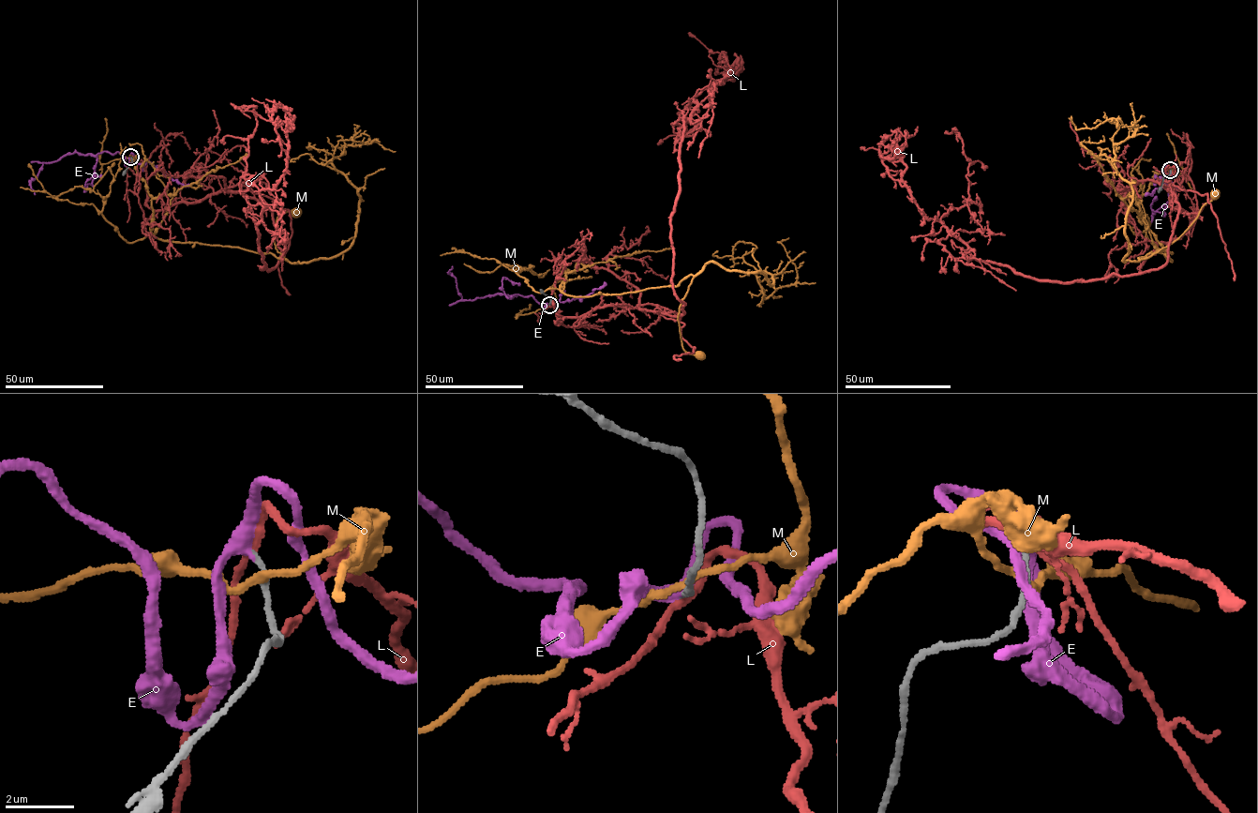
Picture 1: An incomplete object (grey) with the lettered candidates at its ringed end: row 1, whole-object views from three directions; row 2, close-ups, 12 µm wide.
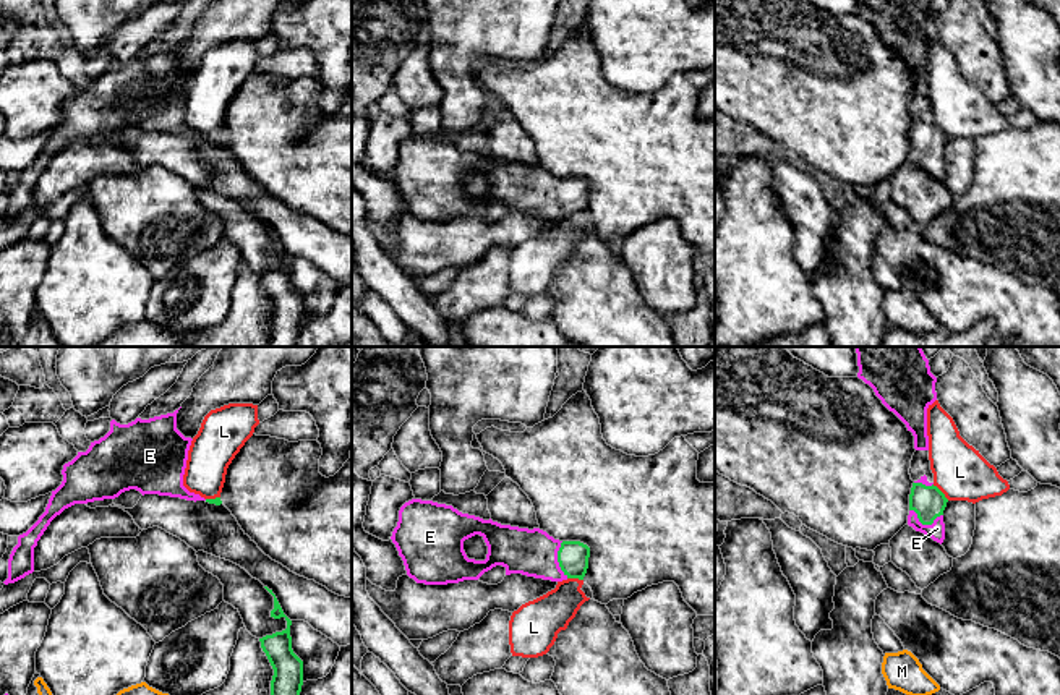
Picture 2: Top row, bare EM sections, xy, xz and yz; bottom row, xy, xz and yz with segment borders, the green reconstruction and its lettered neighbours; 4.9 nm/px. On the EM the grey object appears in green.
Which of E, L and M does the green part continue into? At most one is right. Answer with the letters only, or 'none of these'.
E

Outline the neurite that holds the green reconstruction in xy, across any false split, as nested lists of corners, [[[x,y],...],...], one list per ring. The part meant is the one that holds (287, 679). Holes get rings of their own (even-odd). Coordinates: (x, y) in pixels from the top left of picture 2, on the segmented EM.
[[[264,588],[274,596],[271,617],[284,617],[287,620],[285,630],[259,638],[261,648],[274,669],[271,695],[300,695],[303,685],[303,661],[292,650],[292,620],[284,614],[272,590]]]

